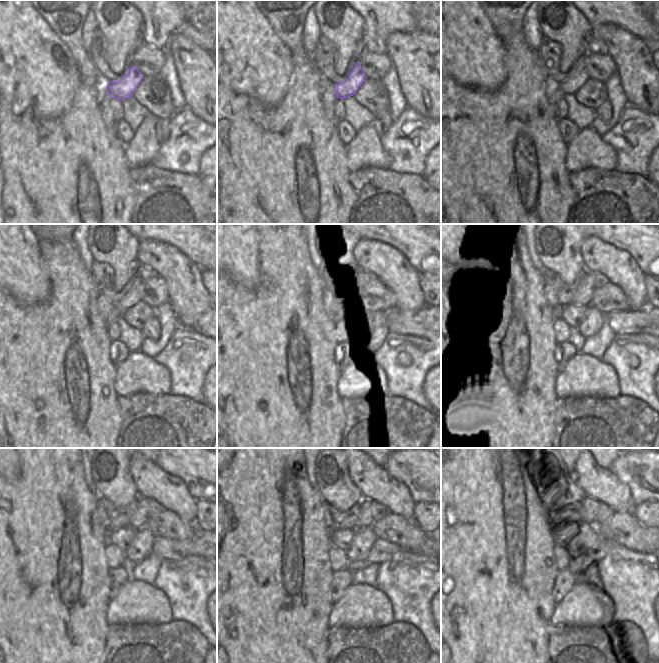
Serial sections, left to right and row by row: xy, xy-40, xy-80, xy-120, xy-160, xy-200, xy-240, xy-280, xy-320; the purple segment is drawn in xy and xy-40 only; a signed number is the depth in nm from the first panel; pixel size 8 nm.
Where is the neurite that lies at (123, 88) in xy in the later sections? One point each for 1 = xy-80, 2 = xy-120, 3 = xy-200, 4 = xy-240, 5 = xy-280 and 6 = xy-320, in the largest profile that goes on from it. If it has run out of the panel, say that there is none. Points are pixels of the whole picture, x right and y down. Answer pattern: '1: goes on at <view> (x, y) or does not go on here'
1: goes on at xy-80 (580, 75)
2: goes on at xy-120 (134, 295)
3: goes on at xy-200 (585, 288)
4: goes on at xy-240 (140, 517)
5: goes on at xy-280 (365, 519)
6: goes on at xy-320 (590, 505)

